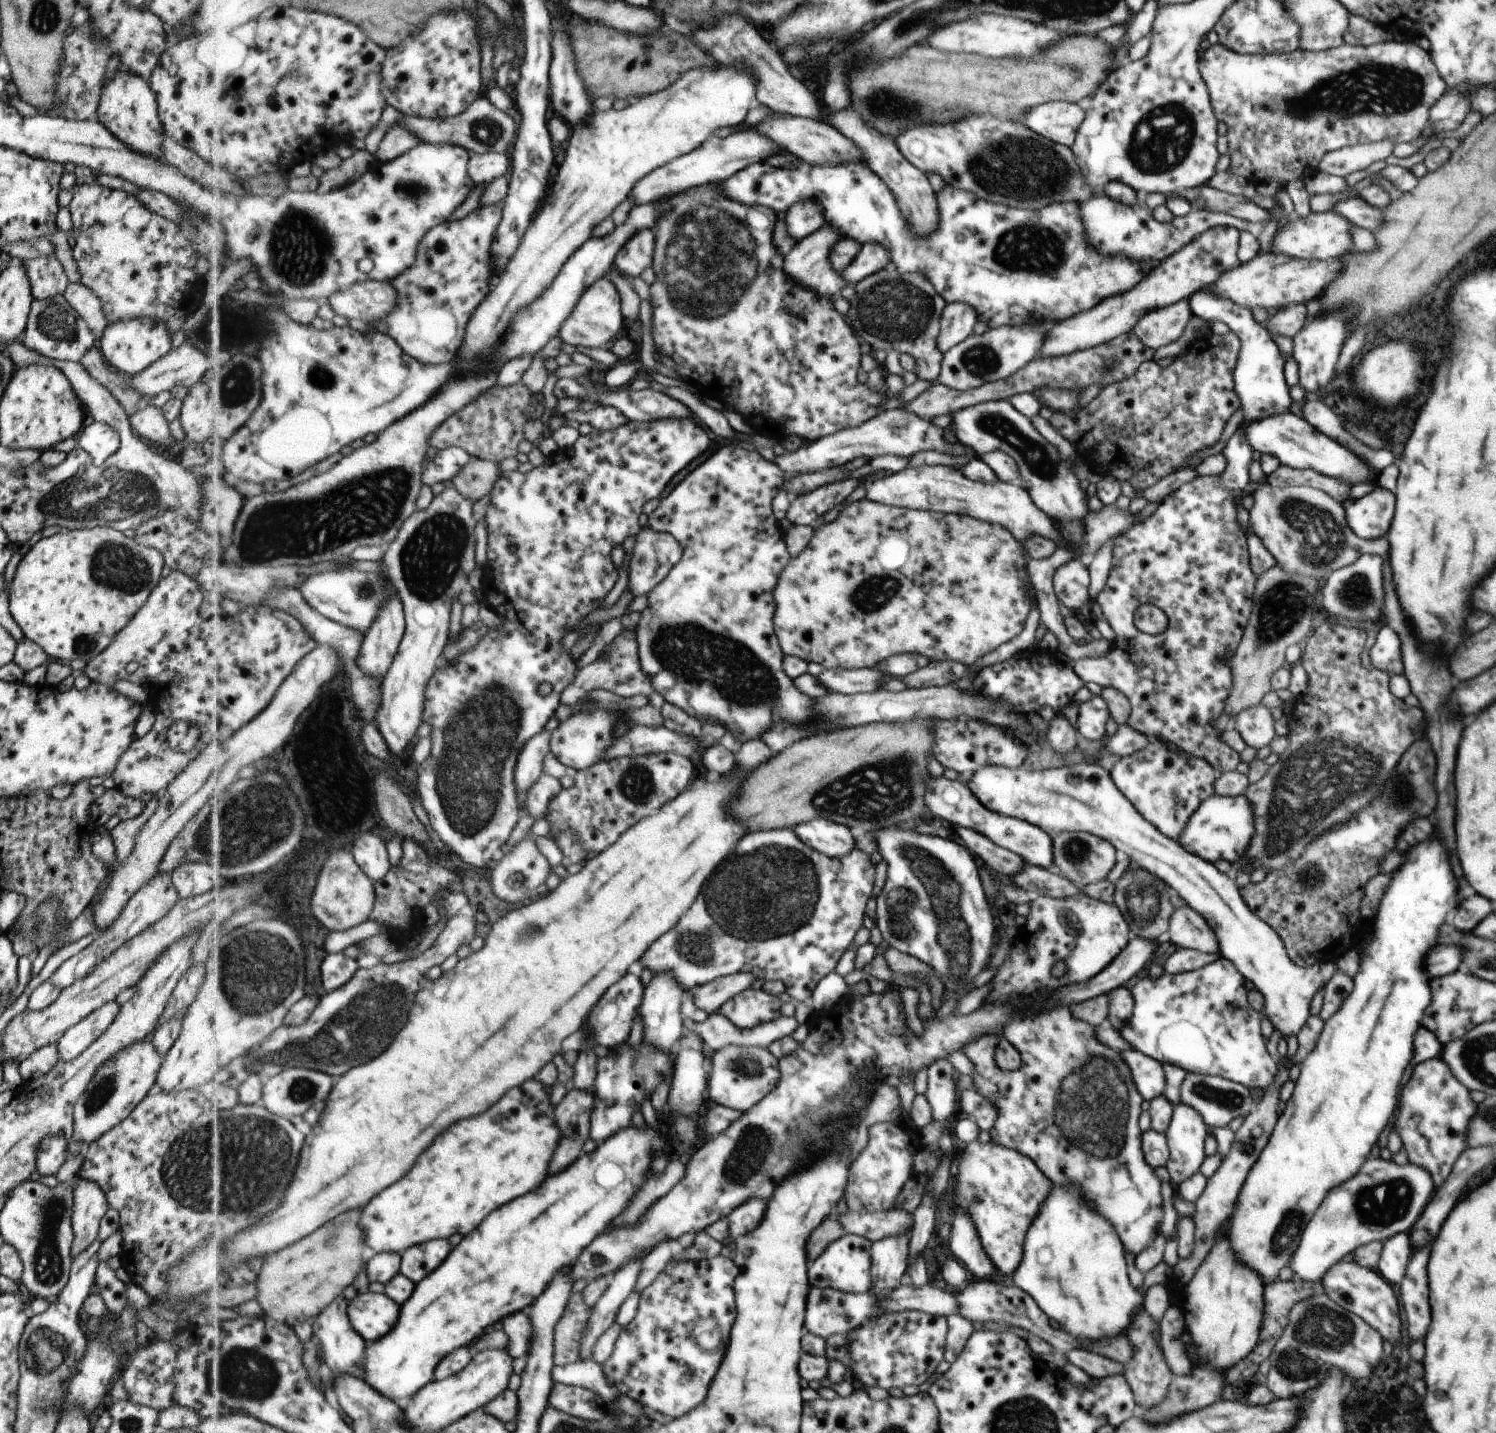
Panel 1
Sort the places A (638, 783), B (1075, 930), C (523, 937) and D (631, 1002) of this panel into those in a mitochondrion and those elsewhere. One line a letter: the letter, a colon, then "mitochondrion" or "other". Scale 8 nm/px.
A: mitochondrion
B: other
C: mitochondrion
D: mitochondrion

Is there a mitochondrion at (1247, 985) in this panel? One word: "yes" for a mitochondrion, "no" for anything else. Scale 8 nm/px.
no

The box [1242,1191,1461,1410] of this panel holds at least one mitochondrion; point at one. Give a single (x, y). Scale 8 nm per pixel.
(1319, 1330)

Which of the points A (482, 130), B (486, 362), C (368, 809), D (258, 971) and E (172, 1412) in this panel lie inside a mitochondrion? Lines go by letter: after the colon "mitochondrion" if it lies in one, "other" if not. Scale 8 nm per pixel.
A: mitochondrion
B: other
C: mitochondrion
D: mitochondrion
E: other

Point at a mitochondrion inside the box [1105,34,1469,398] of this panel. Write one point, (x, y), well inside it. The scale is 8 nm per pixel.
(1365, 90)

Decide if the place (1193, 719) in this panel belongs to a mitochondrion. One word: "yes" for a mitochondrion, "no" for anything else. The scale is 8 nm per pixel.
no

